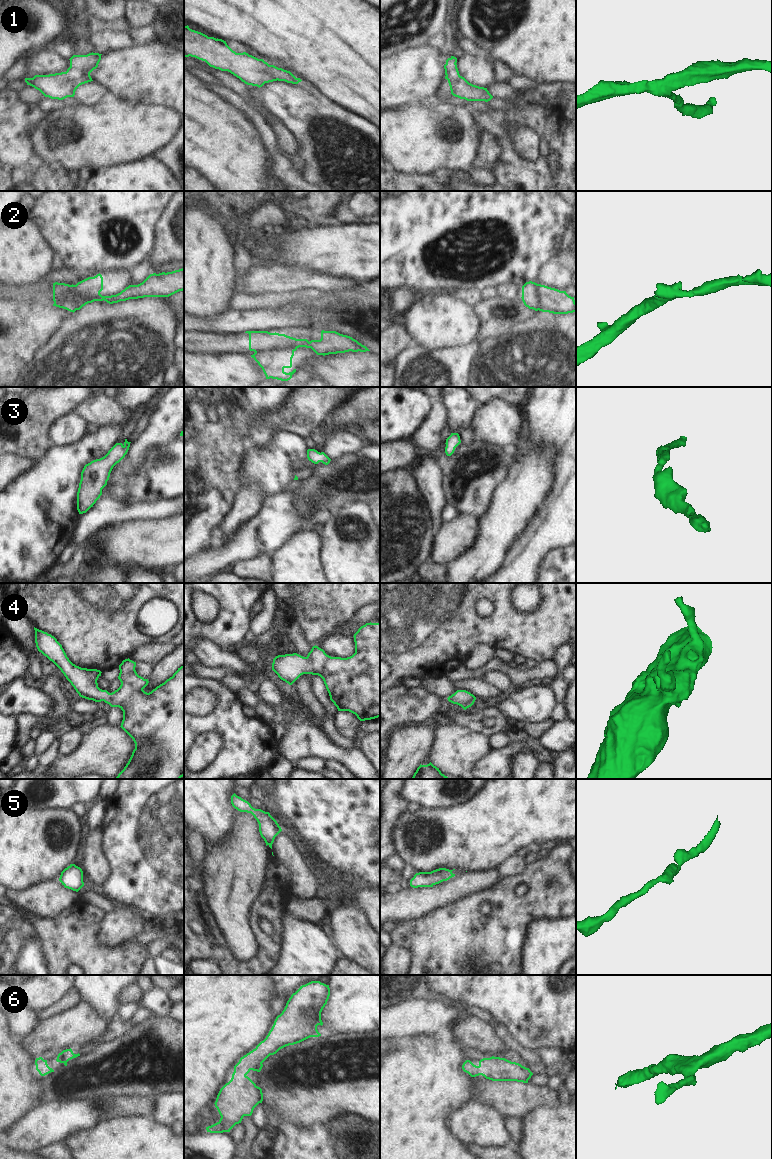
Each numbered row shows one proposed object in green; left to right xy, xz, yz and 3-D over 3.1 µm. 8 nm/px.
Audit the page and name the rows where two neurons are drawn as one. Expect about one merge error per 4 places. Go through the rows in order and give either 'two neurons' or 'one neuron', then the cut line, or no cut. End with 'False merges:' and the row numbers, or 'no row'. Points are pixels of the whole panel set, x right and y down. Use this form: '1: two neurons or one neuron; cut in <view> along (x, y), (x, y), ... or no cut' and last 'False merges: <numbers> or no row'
1: one neuron; no cut
2: two neurons; cut in xz along (296, 347), (274, 347), (270, 350), (260, 350), (255, 353)
3: one neuron; no cut
4: one neuron; no cut
5: one neuron; no cut
6: one neuron; no cut
False merges: 2

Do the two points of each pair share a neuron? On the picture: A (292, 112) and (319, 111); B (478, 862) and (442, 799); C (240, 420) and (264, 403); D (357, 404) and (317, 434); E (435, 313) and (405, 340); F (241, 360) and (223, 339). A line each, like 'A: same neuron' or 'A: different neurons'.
A: same neuron
B: different neurons
C: different neurons
D: same neuron
E: different neurons
F: different neurons

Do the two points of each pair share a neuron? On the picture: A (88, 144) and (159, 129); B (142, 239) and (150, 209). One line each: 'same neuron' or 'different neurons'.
A: same neuron
B: same neuron

